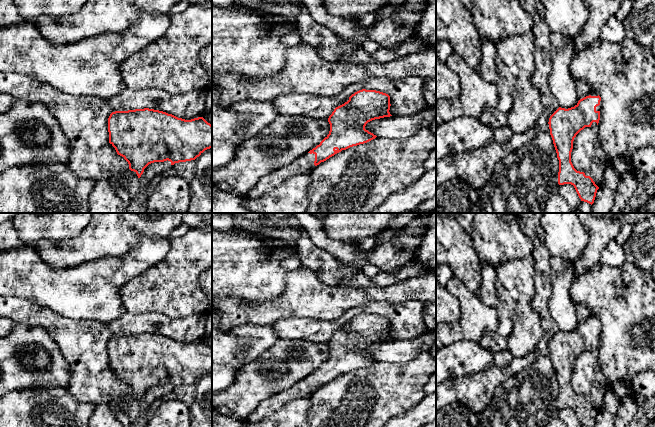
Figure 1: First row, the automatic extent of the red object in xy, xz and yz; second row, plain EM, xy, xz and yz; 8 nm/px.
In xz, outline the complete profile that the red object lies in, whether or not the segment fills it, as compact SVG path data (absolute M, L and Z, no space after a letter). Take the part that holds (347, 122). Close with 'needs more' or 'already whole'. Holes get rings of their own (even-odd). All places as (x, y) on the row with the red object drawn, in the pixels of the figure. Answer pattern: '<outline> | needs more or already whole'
M366 89L355 92L329 116L329 134L319 145L291 164L262 177L245 197L259 199L285 180L312 170L342 150L375 139L377 136L365 126L372 120L392 116L390 106L390 96L386 93Z | needs more

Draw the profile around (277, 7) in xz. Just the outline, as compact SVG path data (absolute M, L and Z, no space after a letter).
M233 0L235 4L297 20L300 8L288 0Z

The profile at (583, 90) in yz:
M575 81L575 85L579 100L590 95L590 87L584 81Z

